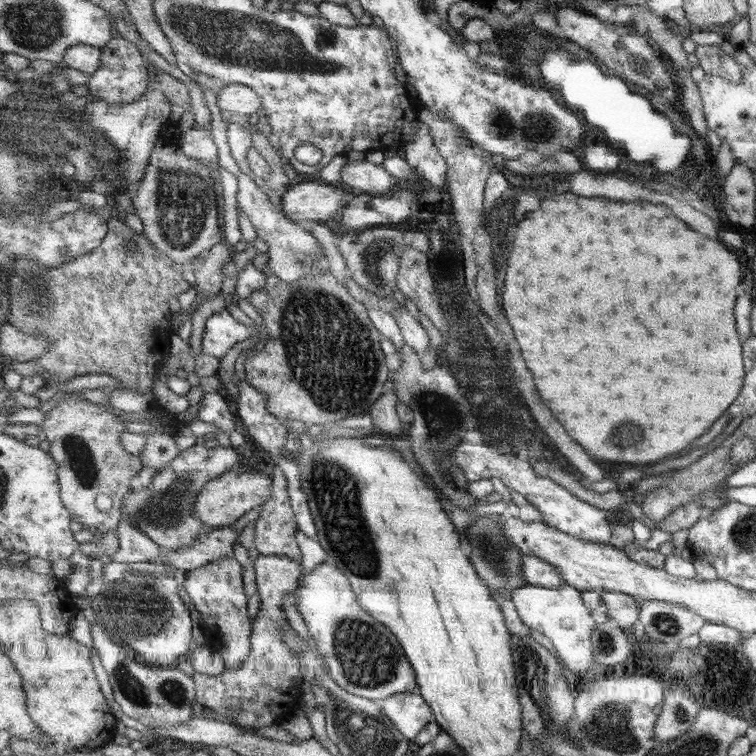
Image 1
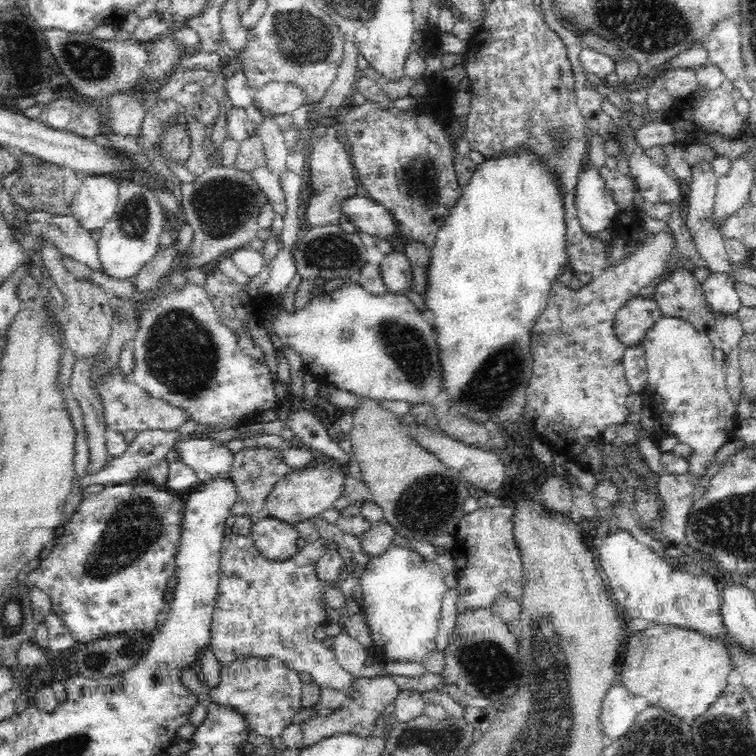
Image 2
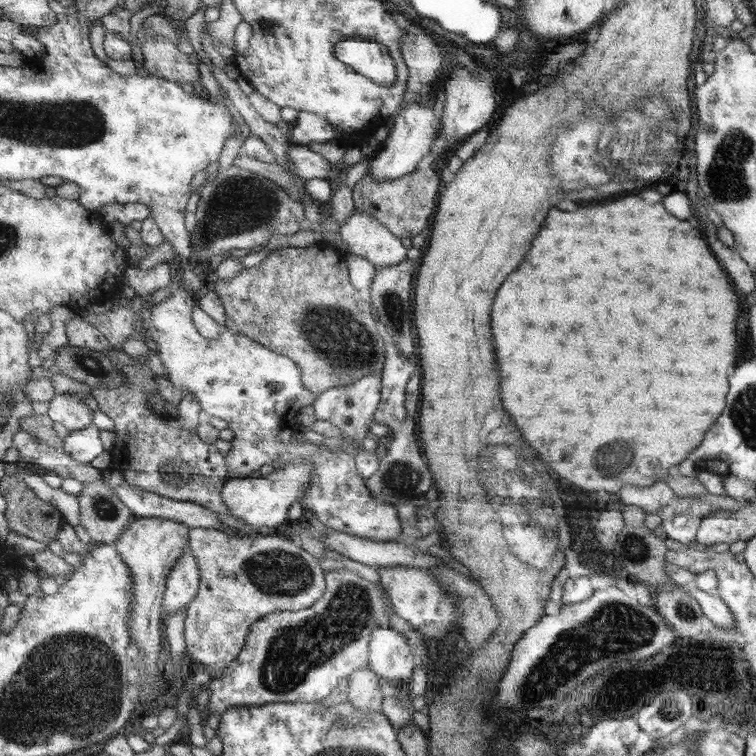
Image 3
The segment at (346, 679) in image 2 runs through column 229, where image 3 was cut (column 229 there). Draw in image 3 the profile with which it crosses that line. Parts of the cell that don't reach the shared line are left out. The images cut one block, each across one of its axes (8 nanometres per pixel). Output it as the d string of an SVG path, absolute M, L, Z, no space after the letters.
M196 528L189 531L189 545L197 558L201 581L197 597L187 607L185 636L188 657L192 663L208 665L213 678L221 678L225 669L237 660L252 626L258 621L278 611L294 612L312 608L315 602L325 597L327 572L297 541L288 540L287 537L265 532L253 538L227 530Z

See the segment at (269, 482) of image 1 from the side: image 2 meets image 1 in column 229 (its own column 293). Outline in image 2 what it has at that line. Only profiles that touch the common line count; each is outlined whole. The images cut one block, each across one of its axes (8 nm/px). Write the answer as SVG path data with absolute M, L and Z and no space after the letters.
M333 460L333 463L325 461L304 470L290 470L276 482L261 512L266 517L278 519L292 526L306 519L320 516L325 510L332 508L332 502L342 492L346 473L339 465L340 463Z

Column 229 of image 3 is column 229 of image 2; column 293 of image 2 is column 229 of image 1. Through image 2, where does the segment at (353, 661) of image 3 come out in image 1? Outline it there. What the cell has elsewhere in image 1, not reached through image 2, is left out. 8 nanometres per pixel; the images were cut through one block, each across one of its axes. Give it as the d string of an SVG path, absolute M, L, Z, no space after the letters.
M259 555L255 561L256 585L260 595L261 603L257 616L252 624L252 652L244 660L244 665L235 669L225 669L219 676L209 676L195 672L194 682L196 685L196 701L203 707L210 708L227 718L233 718L233 724L239 726L245 732L252 732L263 726L281 725L281 722L287 722L297 710L300 710L301 704L299 699L302 696L302 691L295 684L301 679L301 661L299 655L293 653L291 647L285 641L285 629L291 627L287 614L283 610L283 602L285 597L293 599L293 594L299 589L301 574L300 564L293 561L291 558L283 556L265 556Z

